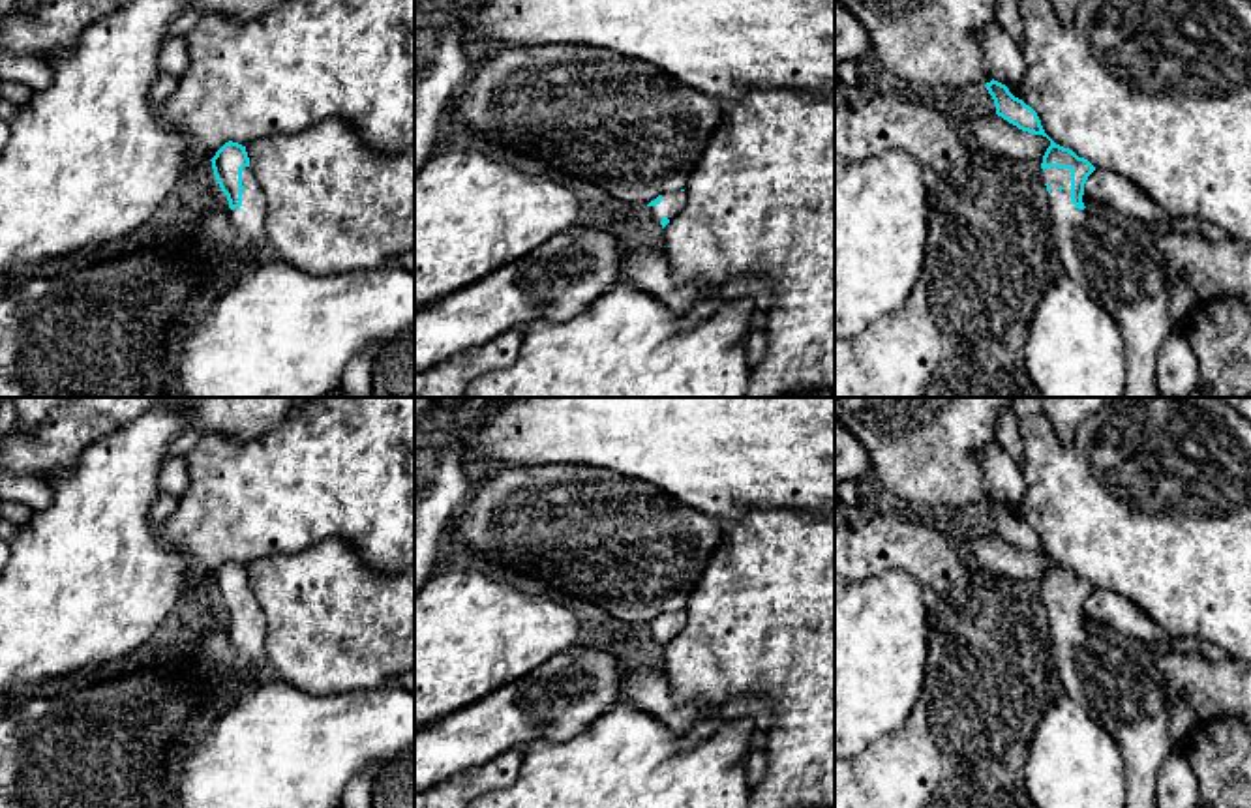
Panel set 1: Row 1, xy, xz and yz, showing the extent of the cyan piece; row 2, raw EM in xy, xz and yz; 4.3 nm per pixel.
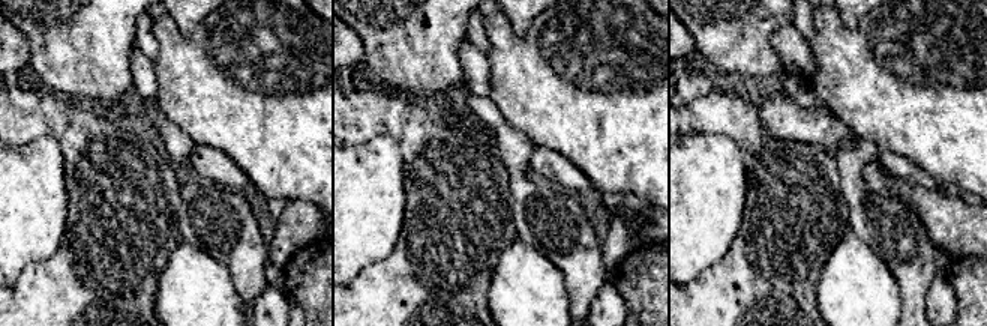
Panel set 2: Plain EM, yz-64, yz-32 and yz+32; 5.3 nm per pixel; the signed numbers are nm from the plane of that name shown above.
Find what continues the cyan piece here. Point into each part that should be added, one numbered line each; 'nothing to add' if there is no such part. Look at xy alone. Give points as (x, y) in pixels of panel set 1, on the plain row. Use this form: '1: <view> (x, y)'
1: xy (248, 662)

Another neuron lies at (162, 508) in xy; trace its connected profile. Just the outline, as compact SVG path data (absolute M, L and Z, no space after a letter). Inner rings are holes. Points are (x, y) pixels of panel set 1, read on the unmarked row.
M161 493L150 508L150 519L156 527L163 525L176 510L180 497Z

